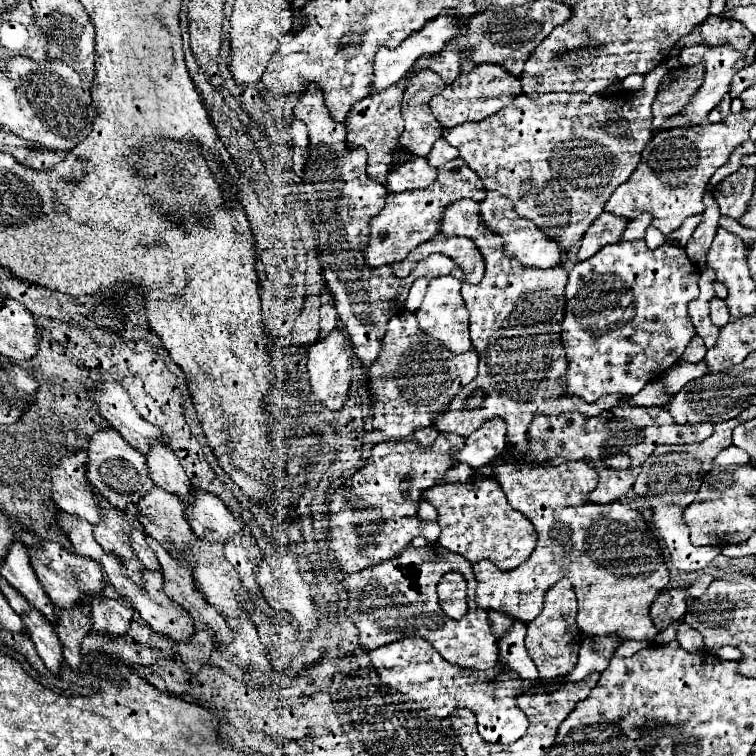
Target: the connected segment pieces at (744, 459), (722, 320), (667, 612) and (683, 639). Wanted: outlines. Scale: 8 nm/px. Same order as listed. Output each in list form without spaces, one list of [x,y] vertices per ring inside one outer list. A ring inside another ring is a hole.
[[[734,445],[726,447],[726,449],[720,451],[720,455],[716,457],[716,465],[746,465],[748,461],[750,461],[750,457],[748,457],[742,449],[738,449],[738,447],[734,447]]]
[[[720,297],[710,299],[710,319],[716,327],[724,327],[730,321],[730,313],[728,313],[724,299],[720,299]]]
[[[666,589],[660,591],[652,603],[650,617],[658,629],[668,627],[670,619],[680,619],[686,611],[686,591],[684,589]]]
[[[672,621],[670,625],[678,629],[676,639],[678,639],[678,643],[680,643],[686,651],[692,651],[692,653],[696,653],[696,651],[704,651],[702,635],[700,635],[696,629],[692,629],[690,625],[686,625],[684,621]]]

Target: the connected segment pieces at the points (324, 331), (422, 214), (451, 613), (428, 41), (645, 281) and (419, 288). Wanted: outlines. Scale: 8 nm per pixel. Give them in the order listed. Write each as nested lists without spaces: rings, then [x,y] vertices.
[[[322,301],[322,307],[320,307],[320,333],[318,335],[326,337],[334,329],[338,329],[338,319],[336,319],[336,311],[332,307],[332,301]]]
[[[460,157],[440,165],[438,177],[430,187],[407,190],[404,193],[388,193],[384,209],[370,219],[370,239],[366,249],[362,251],[366,265],[370,269],[376,269],[404,259],[412,249],[438,233],[436,219],[440,219],[440,207],[460,197],[470,197],[474,201],[484,199],[484,185],[480,183],[480,177],[476,177],[476,173]]]
[[[451,571],[438,583],[438,599],[442,611],[452,619],[462,619],[468,611],[466,605],[466,581],[459,572]]]
[[[444,11],[440,13],[436,19],[432,19],[428,25],[424,25],[424,29],[416,31],[416,35],[408,37],[400,47],[396,49],[388,49],[388,47],[380,47],[374,55],[374,73],[372,73],[372,83],[370,83],[370,93],[380,93],[392,85],[396,85],[414,65],[414,61],[420,57],[420,55],[426,55],[426,53],[436,53],[436,51],[442,51],[444,43],[448,39],[452,39],[454,35],[460,33],[460,27],[464,23],[460,23],[452,11]]]
[[[644,239],[606,245],[590,259],[576,263],[568,273],[566,313],[560,333],[568,359],[564,395],[582,397],[588,403],[610,393],[636,395],[646,383],[672,367],[682,357],[694,333],[688,317],[688,301],[700,293],[698,277],[698,267],[684,255],[682,247],[664,243],[658,249],[648,249]]]
[[[418,277],[418,279],[412,283],[412,287],[410,287],[410,291],[408,291],[408,297],[406,297],[406,305],[404,305],[408,311],[416,311],[416,309],[420,307],[422,297],[424,297],[424,293],[426,293],[426,285],[428,285],[428,279],[424,279],[424,277]]]

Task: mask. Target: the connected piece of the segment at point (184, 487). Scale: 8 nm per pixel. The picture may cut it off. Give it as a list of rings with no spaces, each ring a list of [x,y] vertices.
[[[152,443],[146,453],[150,479],[166,491],[178,495],[182,501],[190,499],[190,479],[184,475],[174,449],[166,443]]]

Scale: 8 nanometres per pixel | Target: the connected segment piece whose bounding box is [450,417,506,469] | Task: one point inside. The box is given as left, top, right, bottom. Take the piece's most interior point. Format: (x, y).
(488, 441)

